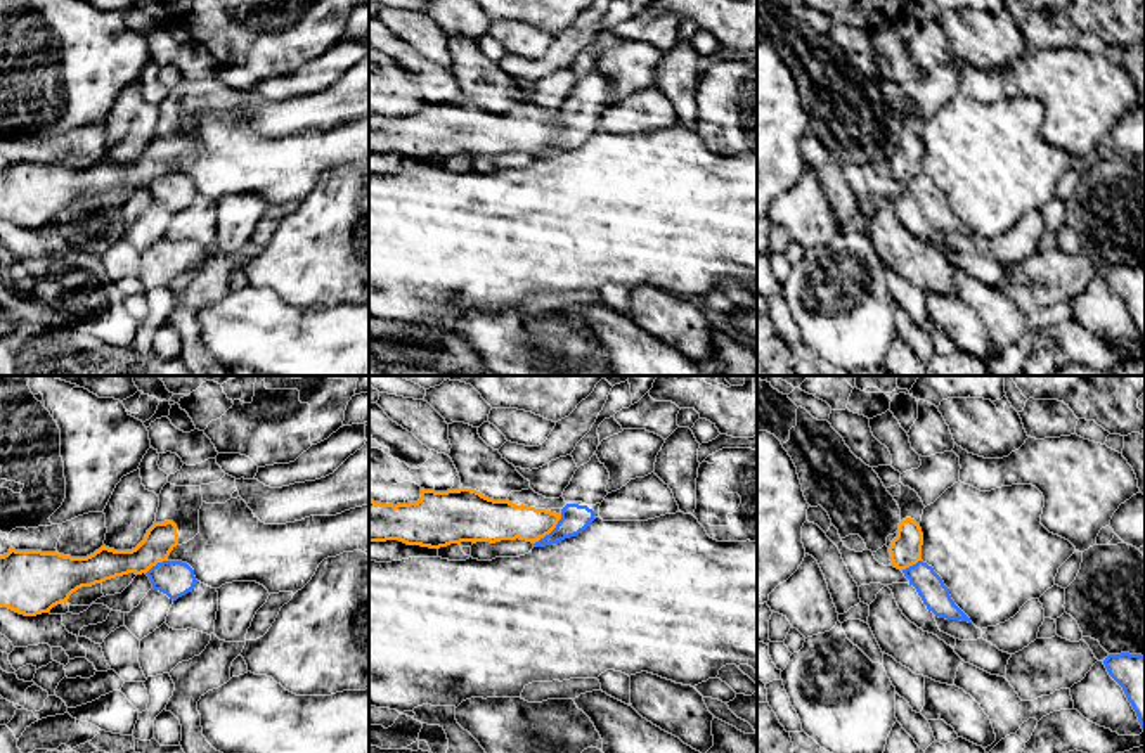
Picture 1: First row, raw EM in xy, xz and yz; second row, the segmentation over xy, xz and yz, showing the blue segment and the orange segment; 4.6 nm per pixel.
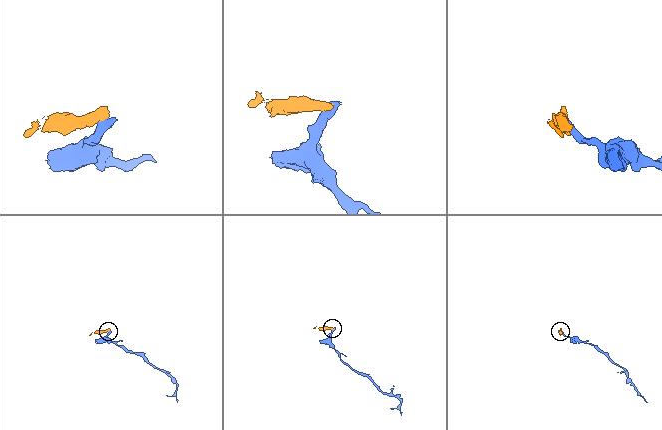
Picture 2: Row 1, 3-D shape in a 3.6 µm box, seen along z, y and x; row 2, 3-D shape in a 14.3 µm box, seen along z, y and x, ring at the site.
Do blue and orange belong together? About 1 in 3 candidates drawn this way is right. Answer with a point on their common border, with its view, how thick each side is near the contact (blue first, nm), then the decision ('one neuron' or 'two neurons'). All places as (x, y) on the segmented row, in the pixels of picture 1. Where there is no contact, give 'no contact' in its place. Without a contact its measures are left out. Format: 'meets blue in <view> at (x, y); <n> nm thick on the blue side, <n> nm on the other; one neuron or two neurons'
meets blue in xz at (551, 532); 130 nm thick on the blue side, 190 nm on the other; two neurons

